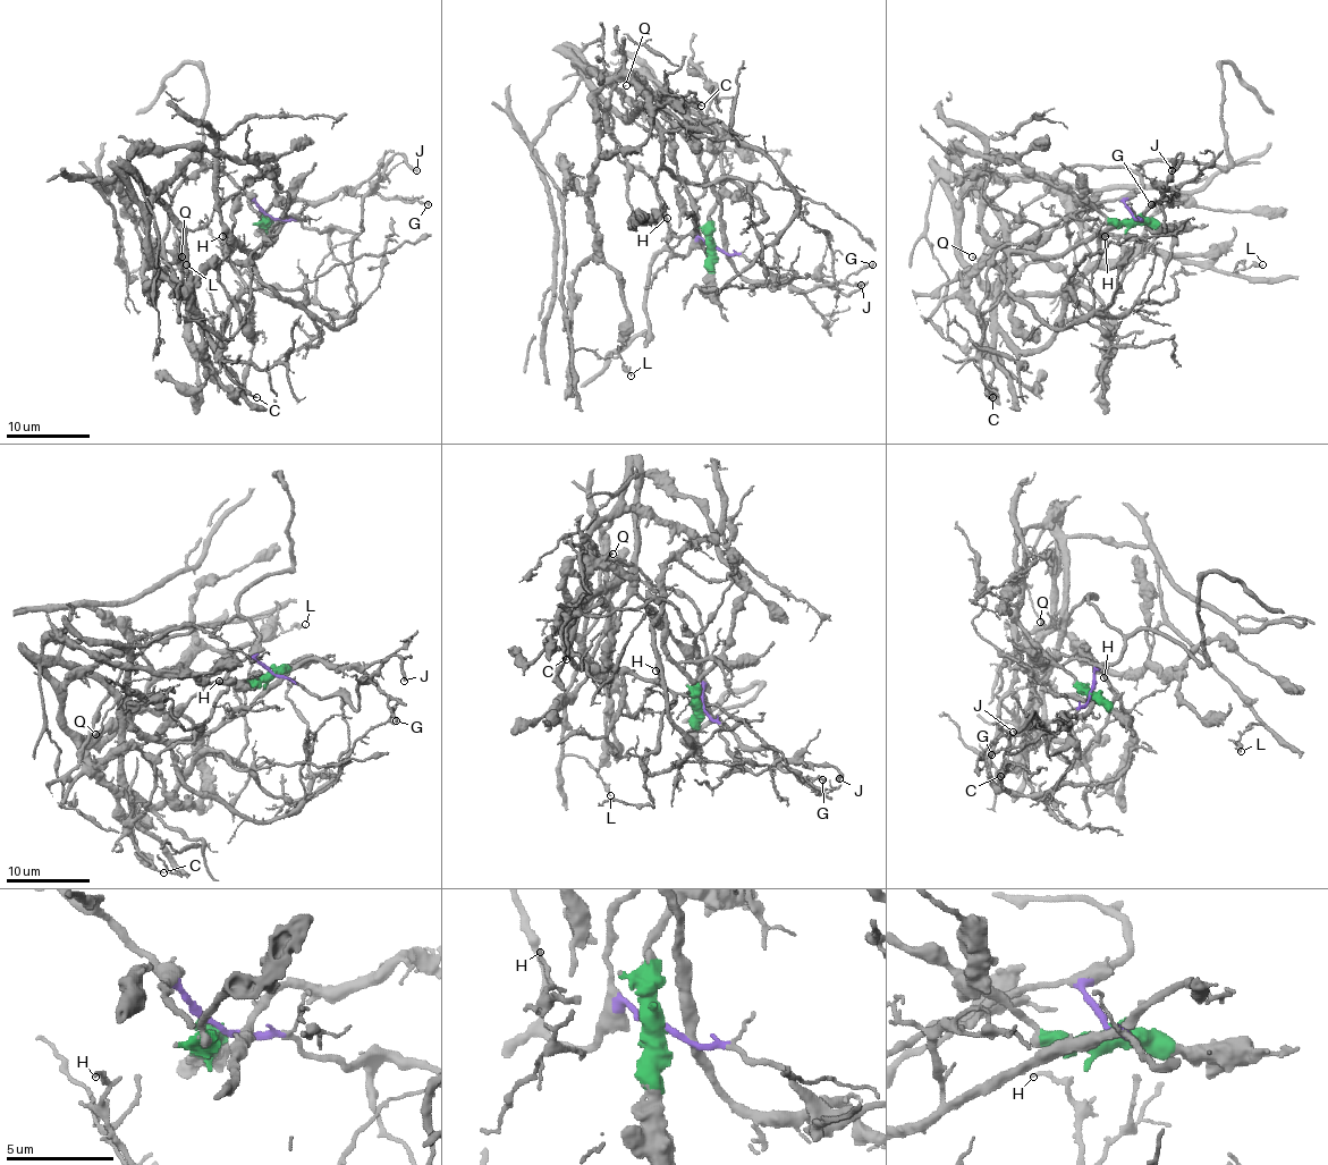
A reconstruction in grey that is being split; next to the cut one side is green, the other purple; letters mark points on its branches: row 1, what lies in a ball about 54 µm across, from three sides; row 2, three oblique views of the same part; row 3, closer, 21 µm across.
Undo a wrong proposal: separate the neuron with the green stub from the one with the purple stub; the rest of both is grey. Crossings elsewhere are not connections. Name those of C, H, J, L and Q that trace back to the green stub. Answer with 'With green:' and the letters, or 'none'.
With green: H, L, Q

